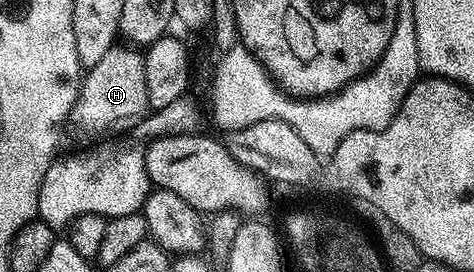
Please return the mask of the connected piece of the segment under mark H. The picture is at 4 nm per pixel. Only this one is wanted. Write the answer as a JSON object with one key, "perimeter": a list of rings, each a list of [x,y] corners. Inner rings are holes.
{"perimeter":[[[117,44],[110,52],[106,52],[106,56],[102,56],[102,60],[98,60],[98,64],[87,67],[80,84],[80,94],[68,114],[68,122],[78,133],[96,140],[101,136],[127,131],[127,126],[138,125],[149,114],[143,53]]]}

